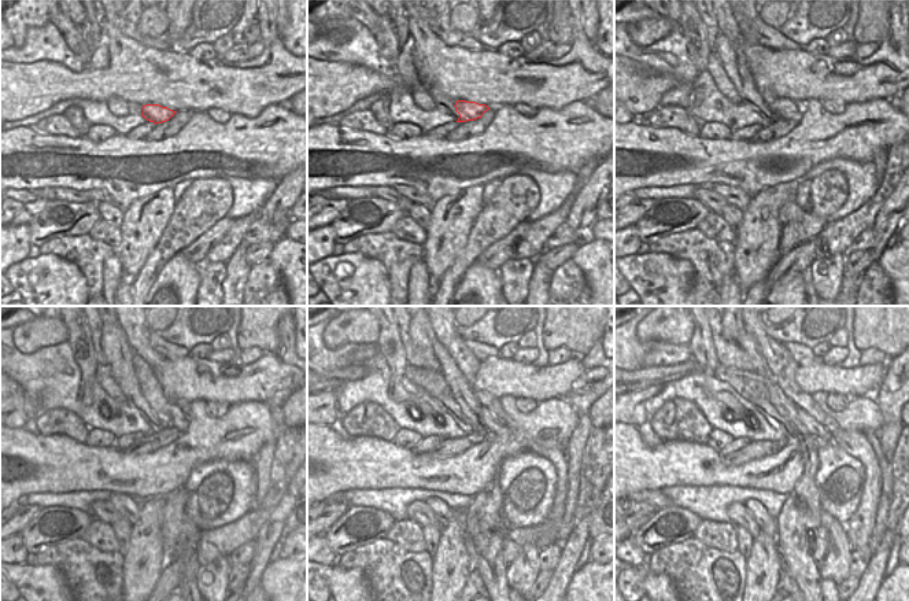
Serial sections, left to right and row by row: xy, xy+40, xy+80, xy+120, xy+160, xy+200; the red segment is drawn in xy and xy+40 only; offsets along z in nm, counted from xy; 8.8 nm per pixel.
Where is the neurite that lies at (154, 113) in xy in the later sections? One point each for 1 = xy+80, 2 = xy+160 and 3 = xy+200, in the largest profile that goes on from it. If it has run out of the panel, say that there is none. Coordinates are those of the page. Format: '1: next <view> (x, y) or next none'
1: next xy+80 (786, 109)
2: next xy+160 (494, 424)
3: next xy+200 (813, 427)

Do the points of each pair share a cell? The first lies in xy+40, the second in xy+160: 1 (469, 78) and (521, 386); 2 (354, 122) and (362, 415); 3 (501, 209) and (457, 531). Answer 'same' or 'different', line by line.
1: same
2: same
3: different

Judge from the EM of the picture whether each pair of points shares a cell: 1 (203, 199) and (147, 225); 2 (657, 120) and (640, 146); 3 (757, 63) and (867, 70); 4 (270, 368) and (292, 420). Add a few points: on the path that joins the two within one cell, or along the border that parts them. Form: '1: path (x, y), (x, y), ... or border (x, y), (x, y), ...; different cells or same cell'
1: border (176, 202), (155, 243); different cells
2: border (646, 124), (677, 128), (683, 132); different cells
3: path (784, 69), (839, 70); same cell
4: border (292, 393), (281, 406); different cells

